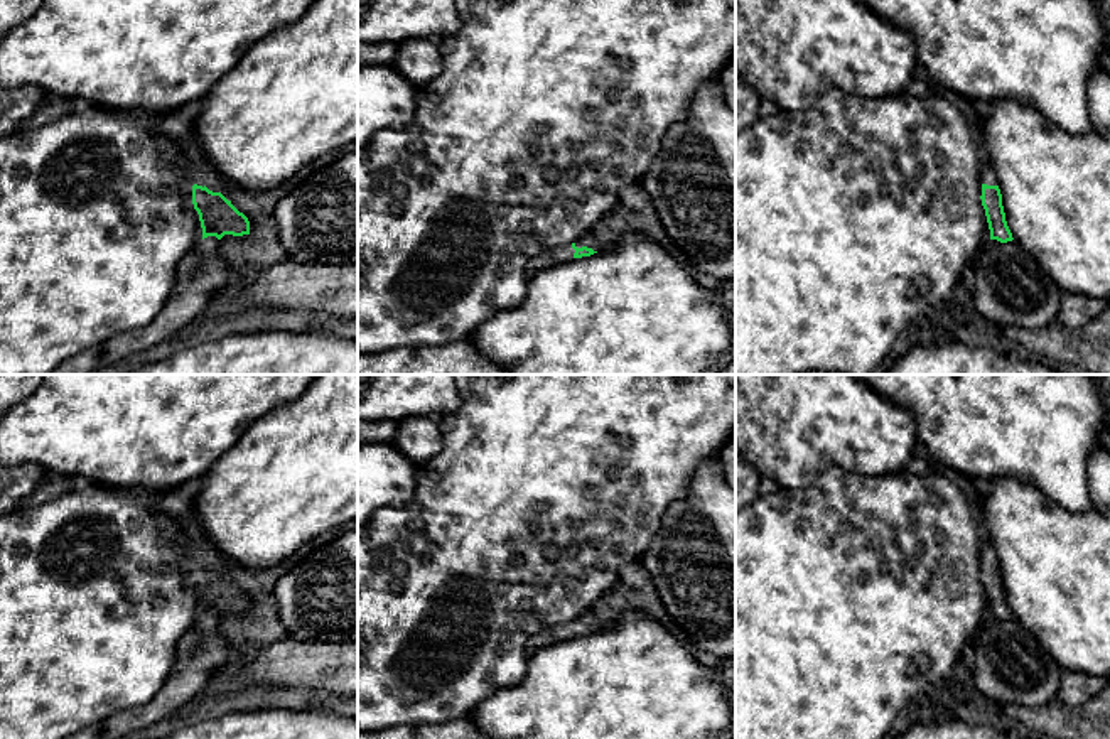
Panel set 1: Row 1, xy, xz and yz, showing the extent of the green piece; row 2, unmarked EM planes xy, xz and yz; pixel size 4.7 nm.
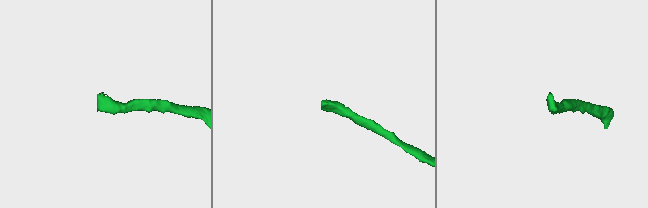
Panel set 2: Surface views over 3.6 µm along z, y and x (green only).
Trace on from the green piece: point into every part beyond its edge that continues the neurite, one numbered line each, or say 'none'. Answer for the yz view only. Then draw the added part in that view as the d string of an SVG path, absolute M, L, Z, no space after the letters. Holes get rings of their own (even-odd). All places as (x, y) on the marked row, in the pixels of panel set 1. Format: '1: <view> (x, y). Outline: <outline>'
1: yz (989, 178). Outline: M983 159L982 169L980 169L980 174L982 174L982 184L997 186L995 170L994 170L992 164L985 159Z

